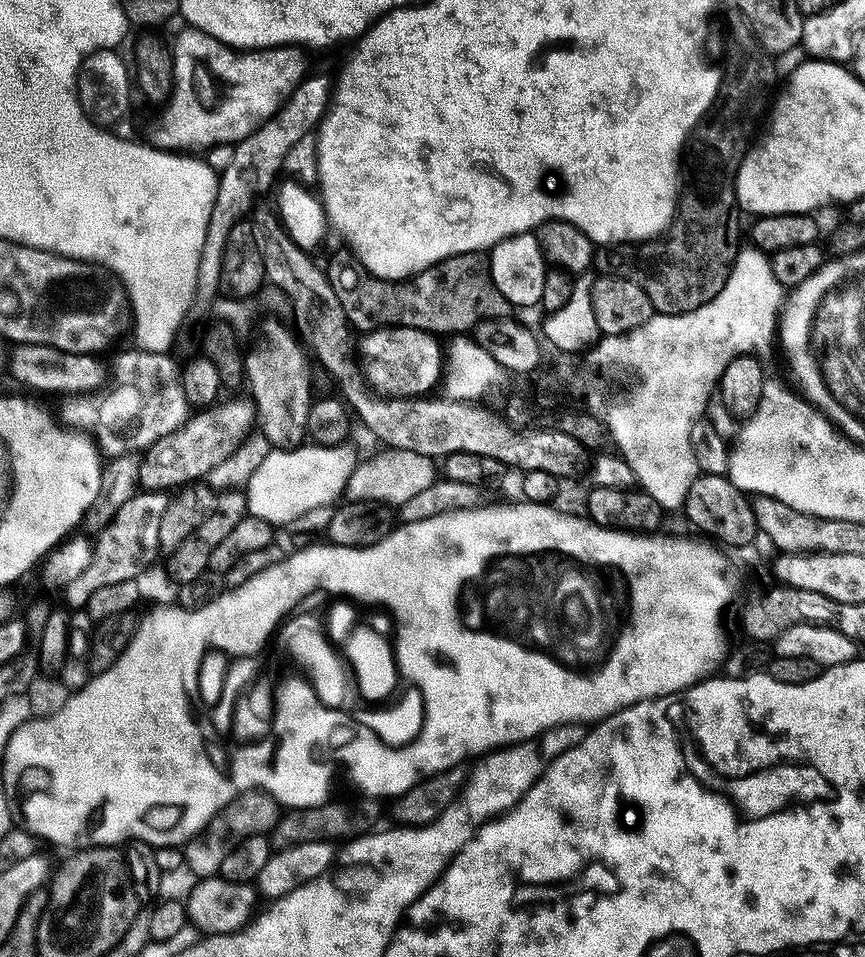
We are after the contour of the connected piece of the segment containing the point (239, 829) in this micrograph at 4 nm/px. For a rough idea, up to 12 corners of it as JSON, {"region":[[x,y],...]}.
{"region":[[237,796],[183,845],[187,871],[217,875],[226,854],[268,836],[282,805]]}

